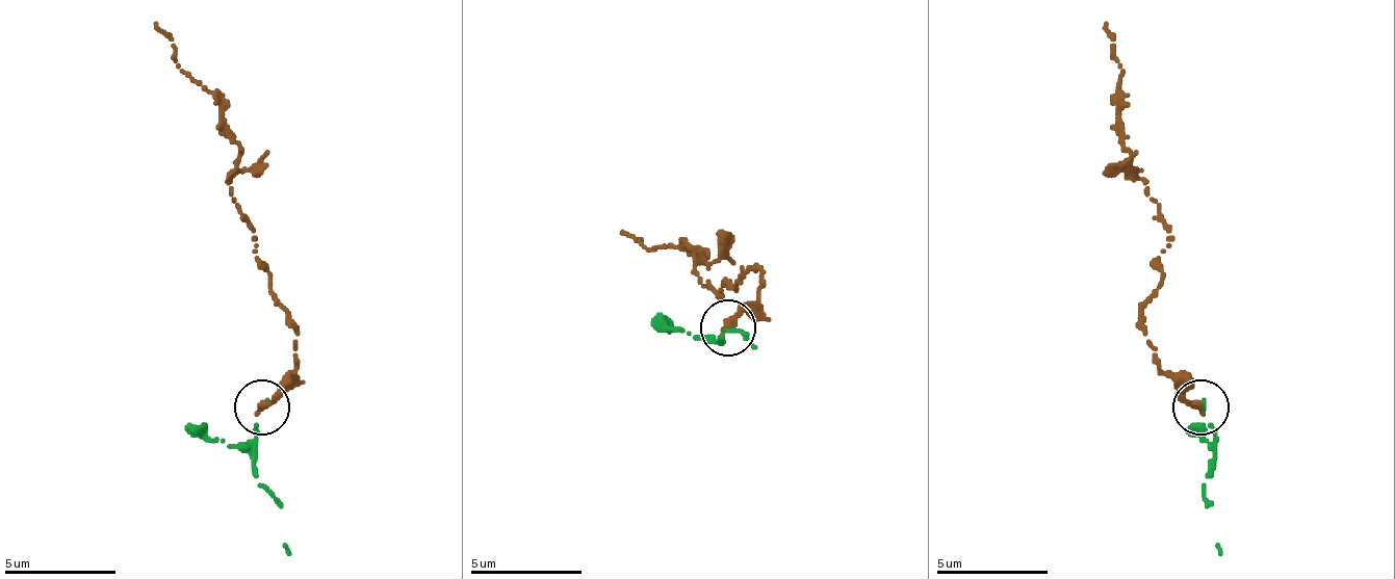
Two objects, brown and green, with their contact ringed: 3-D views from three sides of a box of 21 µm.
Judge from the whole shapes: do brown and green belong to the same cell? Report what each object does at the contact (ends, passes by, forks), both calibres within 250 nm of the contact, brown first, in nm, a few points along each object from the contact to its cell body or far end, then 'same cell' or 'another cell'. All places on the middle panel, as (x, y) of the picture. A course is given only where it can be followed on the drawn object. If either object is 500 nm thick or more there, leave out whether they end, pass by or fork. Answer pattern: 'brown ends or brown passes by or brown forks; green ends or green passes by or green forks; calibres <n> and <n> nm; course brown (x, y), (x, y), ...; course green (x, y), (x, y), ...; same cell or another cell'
brown ends; green ends; calibres 360 and 170 nm; course brown (729, 329), (763, 273), (751, 267), (718, 295), (696, 273), (701, 251), (623, 234); course green (729, 329), (718, 340), (740, 329), (756, 345); same cell

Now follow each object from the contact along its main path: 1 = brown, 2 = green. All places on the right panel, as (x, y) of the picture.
1: (1202, 409), (1157, 364), (1140, 308), (1163, 280), (1157, 258), (1168, 225), (1130, 163), (1107, 24)
2: (1202, 409), (1213, 470), (1202, 498), (1218, 553)

